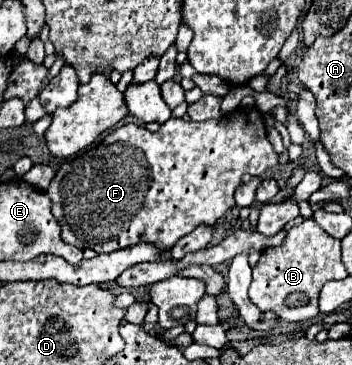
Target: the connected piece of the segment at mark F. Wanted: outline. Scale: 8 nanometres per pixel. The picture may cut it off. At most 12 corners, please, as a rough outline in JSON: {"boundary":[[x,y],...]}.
{"boundary":[[260,111],[126,123],[60,165],[62,239],[160,249],[278,163]]}

